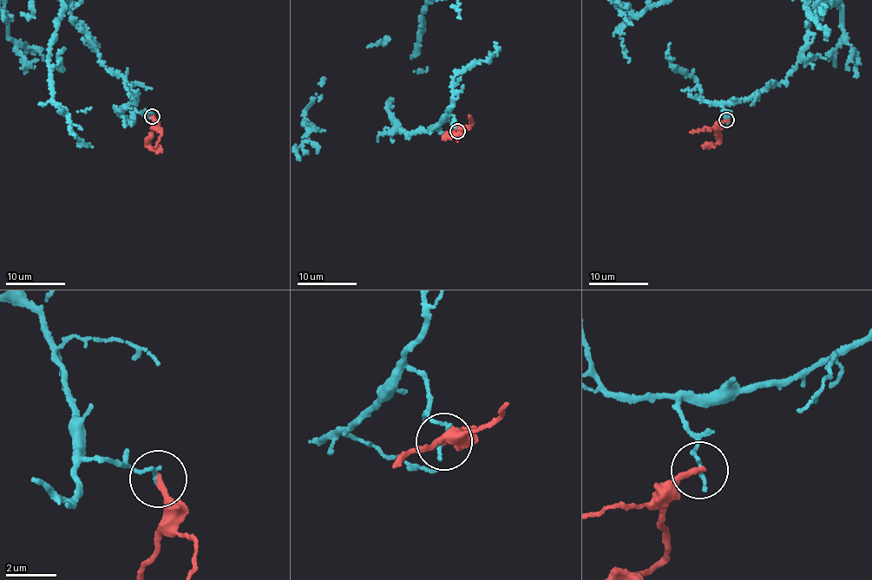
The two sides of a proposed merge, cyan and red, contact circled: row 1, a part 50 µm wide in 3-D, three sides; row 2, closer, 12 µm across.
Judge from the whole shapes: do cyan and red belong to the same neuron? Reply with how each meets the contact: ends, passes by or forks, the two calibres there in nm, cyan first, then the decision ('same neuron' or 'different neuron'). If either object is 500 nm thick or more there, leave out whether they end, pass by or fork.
cyan ends | red ends | 160/240 nm | different neuron

